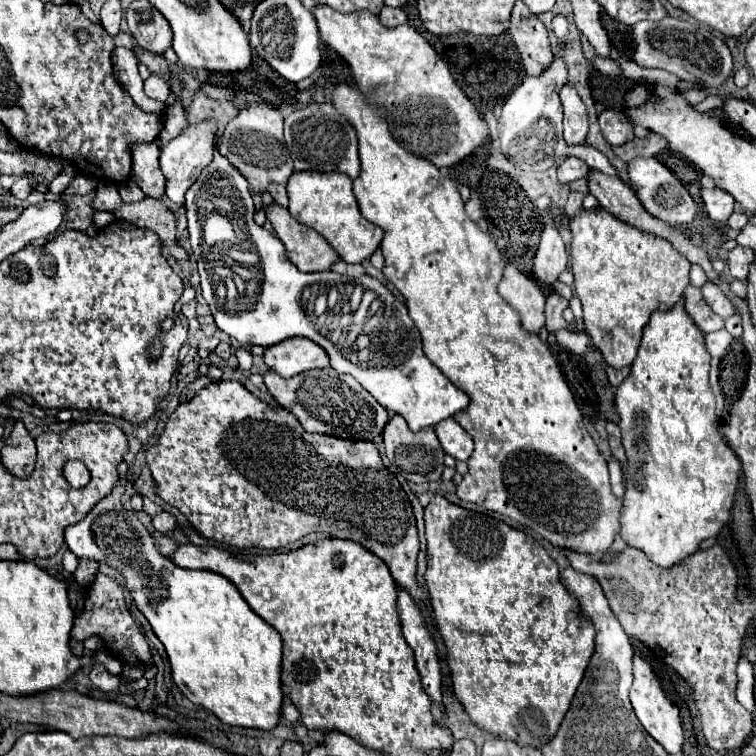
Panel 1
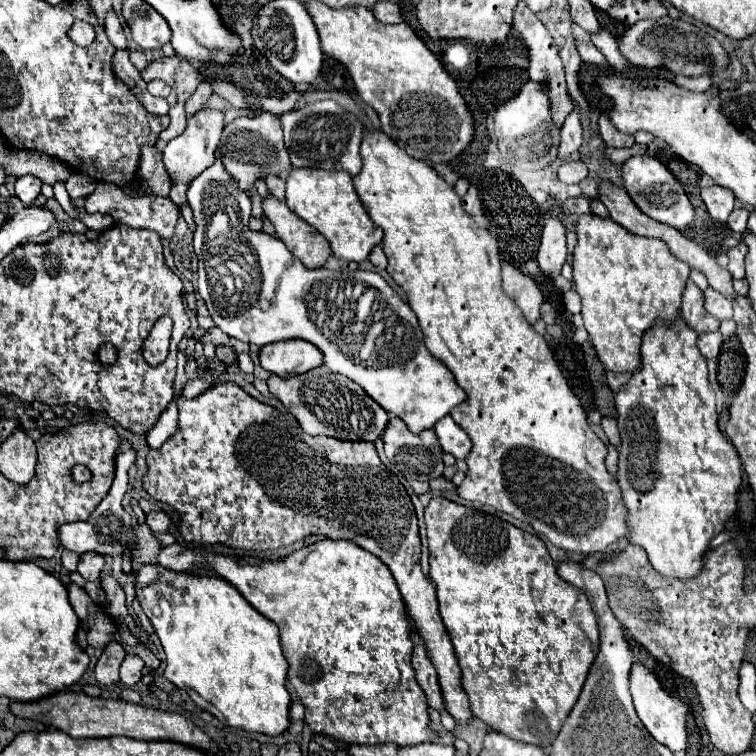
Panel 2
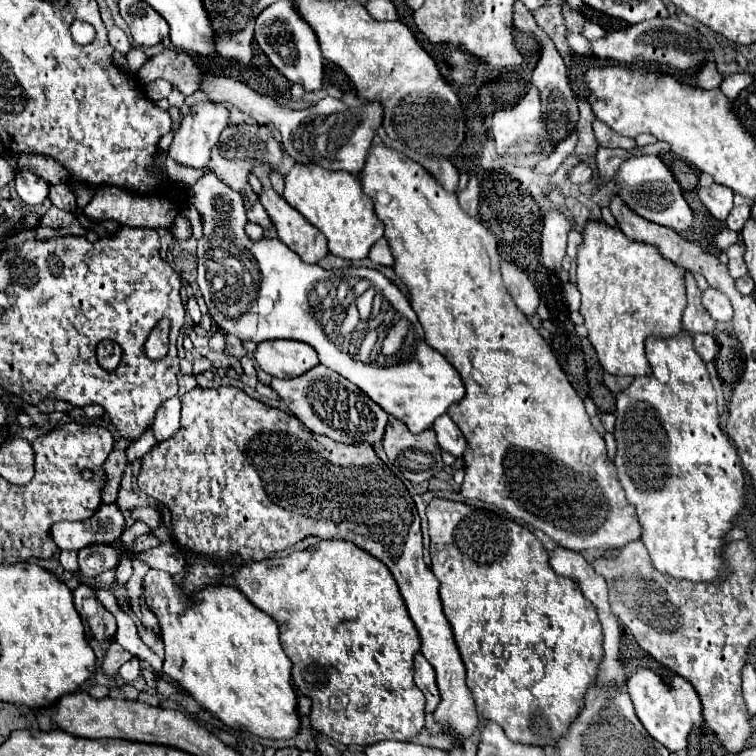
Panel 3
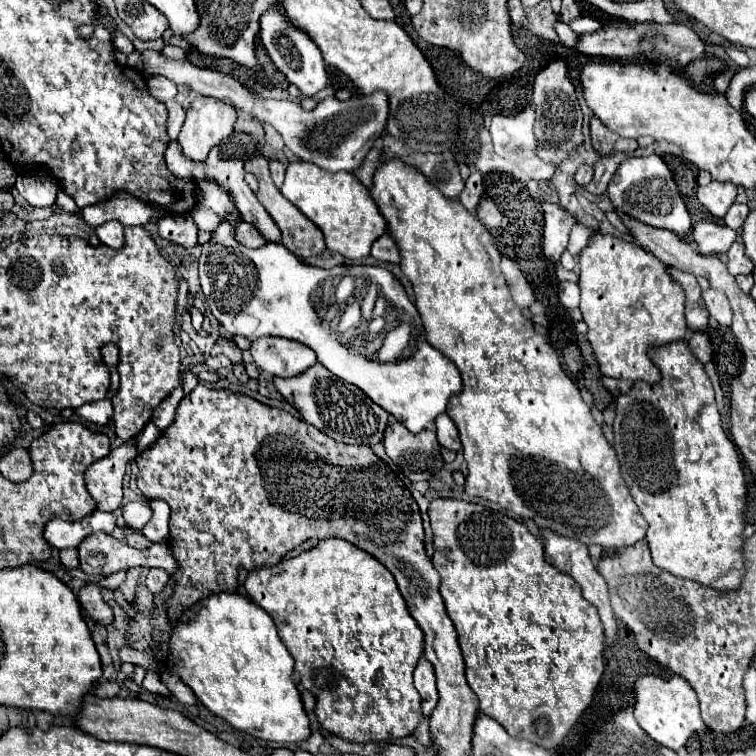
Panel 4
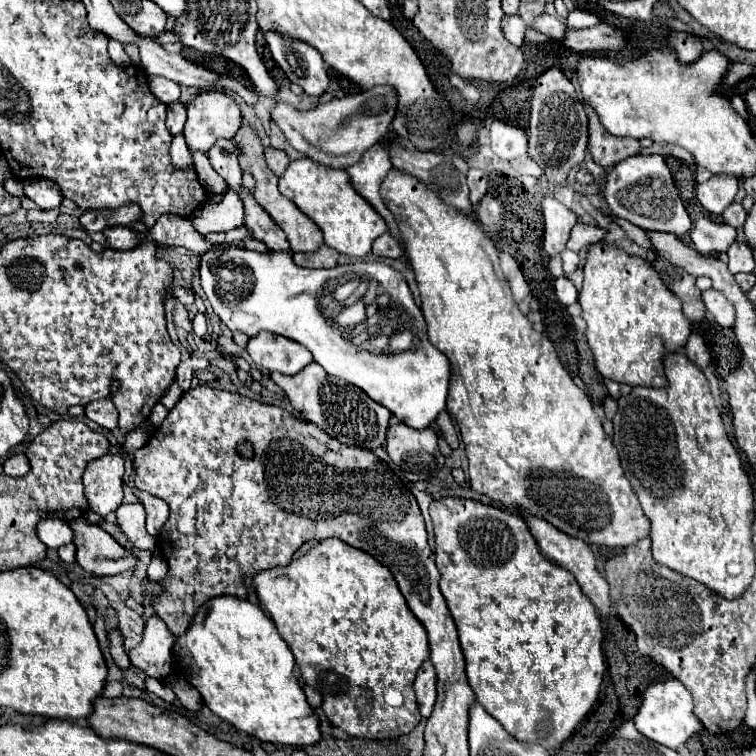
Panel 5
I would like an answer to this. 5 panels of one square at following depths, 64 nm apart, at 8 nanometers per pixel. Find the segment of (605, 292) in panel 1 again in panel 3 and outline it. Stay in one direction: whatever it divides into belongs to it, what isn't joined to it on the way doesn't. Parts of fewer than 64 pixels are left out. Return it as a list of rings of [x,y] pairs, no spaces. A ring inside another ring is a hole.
[[[588,220],[584,230],[582,230],[582,244],[578,246],[578,256],[576,256],[576,286],[582,294],[582,306],[580,306],[580,314],[584,316],[584,326],[588,328],[588,340],[592,342],[598,360],[602,364],[602,368],[608,374],[616,374],[616,376],[640,376],[640,374],[648,374],[650,372],[650,364],[646,360],[644,354],[644,340],[648,336],[674,336],[680,332],[680,324],[682,324],[682,312],[686,308],[686,292],[684,292],[684,276],[686,276],[686,268],[672,264],[670,260],[666,260],[664,256],[658,256],[658,250],[652,244],[638,244],[638,240],[630,240],[628,236],[624,236],[624,232],[620,228],[612,228],[604,222],[596,222],[596,220]]]

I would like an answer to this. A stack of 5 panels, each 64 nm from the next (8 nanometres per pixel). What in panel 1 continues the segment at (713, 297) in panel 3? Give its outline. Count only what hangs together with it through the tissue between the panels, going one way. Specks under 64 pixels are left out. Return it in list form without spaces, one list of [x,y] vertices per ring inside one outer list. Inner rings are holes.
[[[706,282],[700,290],[702,290],[702,296],[704,296],[704,300],[708,302],[708,306],[710,306],[718,316],[728,318],[728,316],[734,314],[734,306],[732,306],[730,298],[728,298],[716,284]]]

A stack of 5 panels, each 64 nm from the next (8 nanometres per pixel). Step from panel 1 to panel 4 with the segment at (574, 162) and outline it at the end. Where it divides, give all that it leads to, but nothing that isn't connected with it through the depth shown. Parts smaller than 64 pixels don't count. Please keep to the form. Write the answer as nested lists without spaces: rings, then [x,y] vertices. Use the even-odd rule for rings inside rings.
[[[582,164],[582,166],[576,170],[574,180],[576,180],[576,184],[586,186],[586,184],[592,180],[592,176],[594,176],[594,168],[592,168],[592,166],[588,166],[588,164]]]

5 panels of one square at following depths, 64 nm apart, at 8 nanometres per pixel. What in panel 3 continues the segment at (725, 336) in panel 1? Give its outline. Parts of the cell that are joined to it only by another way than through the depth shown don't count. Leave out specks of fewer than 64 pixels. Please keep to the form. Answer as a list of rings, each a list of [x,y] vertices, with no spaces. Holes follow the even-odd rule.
[[[694,334],[694,348],[704,362],[714,360],[716,356],[716,340],[712,334]]]

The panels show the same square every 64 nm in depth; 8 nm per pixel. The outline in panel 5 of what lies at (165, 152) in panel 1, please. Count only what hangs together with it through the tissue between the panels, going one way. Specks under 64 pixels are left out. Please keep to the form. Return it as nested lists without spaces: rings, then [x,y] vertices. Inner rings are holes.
[[[202,92],[188,104],[184,138],[188,150],[208,152],[216,140],[234,138],[240,128],[240,108],[224,92]]]

